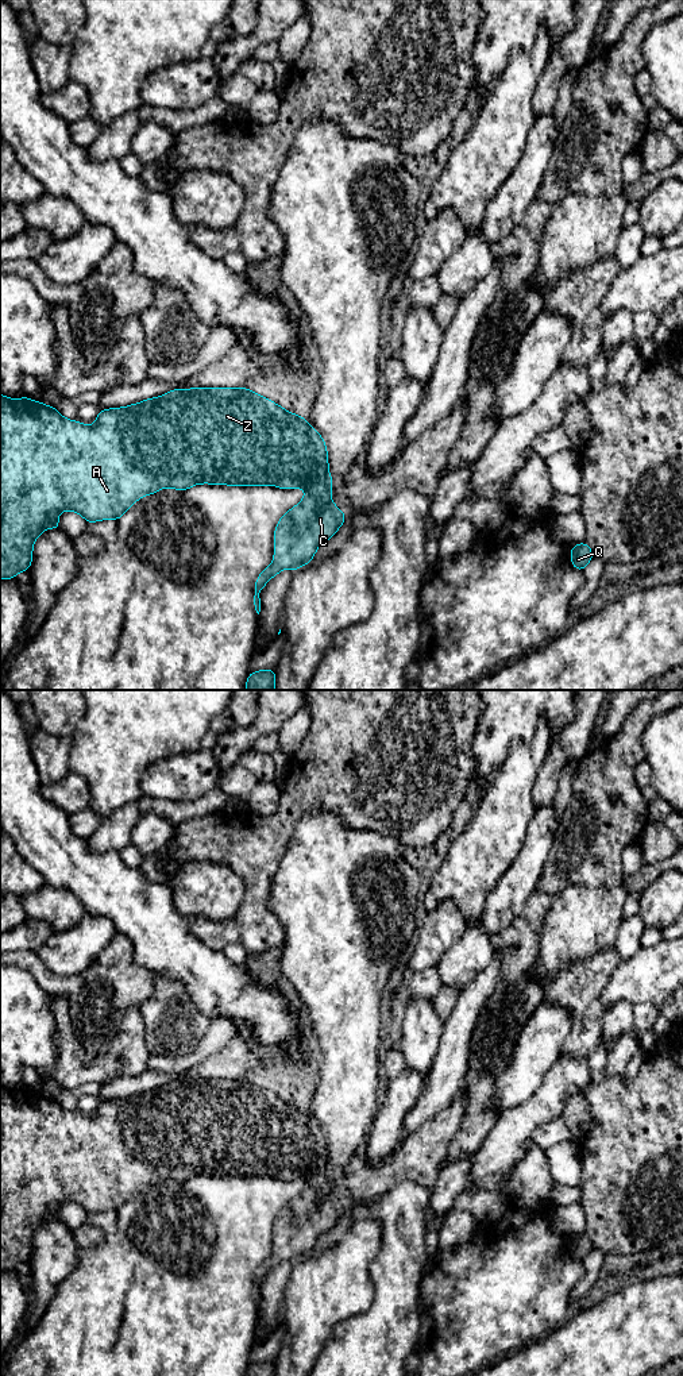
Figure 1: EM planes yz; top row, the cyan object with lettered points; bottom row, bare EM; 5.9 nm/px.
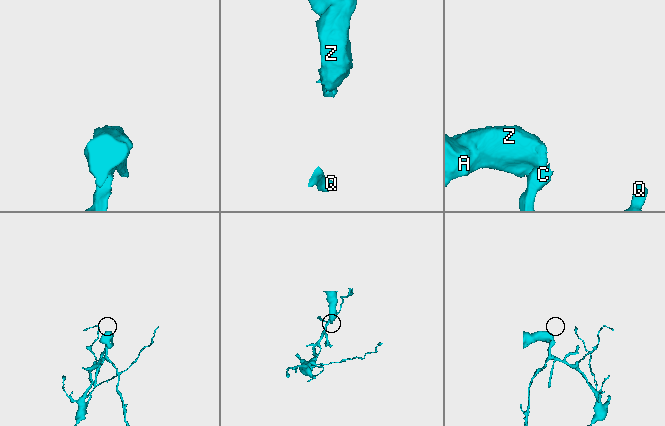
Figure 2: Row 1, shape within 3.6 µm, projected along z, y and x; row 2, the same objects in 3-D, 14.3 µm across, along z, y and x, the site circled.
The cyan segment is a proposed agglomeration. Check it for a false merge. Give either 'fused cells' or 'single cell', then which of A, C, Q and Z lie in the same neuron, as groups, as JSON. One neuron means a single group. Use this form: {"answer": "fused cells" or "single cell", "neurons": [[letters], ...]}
{"answer": "single cell", "neurons": [["A", "C", "Q", "Z"]]}

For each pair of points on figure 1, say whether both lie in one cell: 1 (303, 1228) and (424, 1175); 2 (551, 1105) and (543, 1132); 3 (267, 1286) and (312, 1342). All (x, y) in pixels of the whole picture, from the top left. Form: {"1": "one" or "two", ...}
{"1": "one", "2": "two", "3": "two"}

